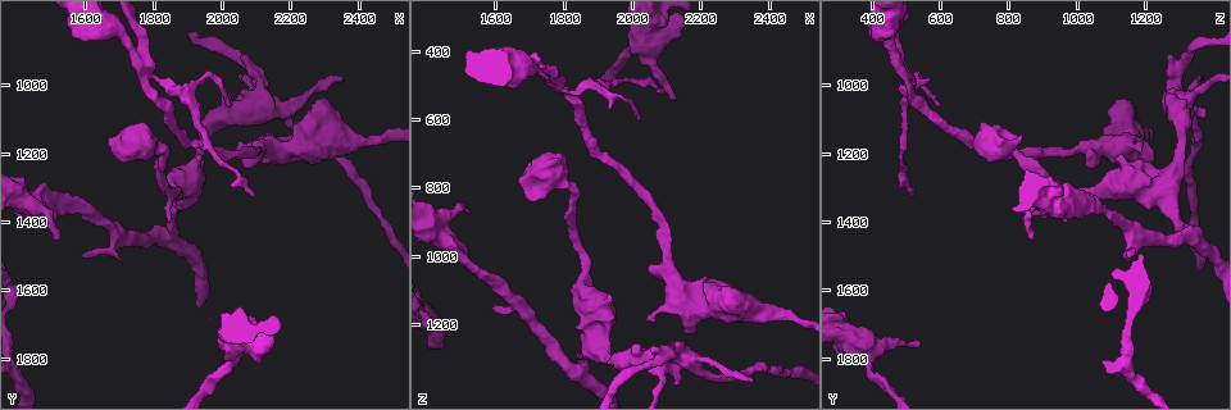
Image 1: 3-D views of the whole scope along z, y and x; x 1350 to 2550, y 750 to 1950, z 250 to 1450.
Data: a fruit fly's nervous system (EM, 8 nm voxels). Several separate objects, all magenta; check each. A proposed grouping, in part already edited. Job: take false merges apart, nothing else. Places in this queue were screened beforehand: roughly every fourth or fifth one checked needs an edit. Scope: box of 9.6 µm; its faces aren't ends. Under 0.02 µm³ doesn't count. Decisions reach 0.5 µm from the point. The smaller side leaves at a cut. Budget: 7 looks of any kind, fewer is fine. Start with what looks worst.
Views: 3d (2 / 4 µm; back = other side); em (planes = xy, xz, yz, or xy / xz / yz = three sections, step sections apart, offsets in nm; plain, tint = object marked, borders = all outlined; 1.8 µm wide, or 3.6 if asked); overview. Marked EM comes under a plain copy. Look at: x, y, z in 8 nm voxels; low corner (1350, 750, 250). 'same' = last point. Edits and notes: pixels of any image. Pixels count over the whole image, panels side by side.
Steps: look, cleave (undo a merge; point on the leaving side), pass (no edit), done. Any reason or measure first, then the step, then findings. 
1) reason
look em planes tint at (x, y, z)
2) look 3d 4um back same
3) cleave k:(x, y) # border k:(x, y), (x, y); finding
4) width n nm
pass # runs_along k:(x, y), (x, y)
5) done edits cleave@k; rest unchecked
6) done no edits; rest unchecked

arms run side by side
look em 3.6um xy step 4 tint at (2040, 1780, 380)

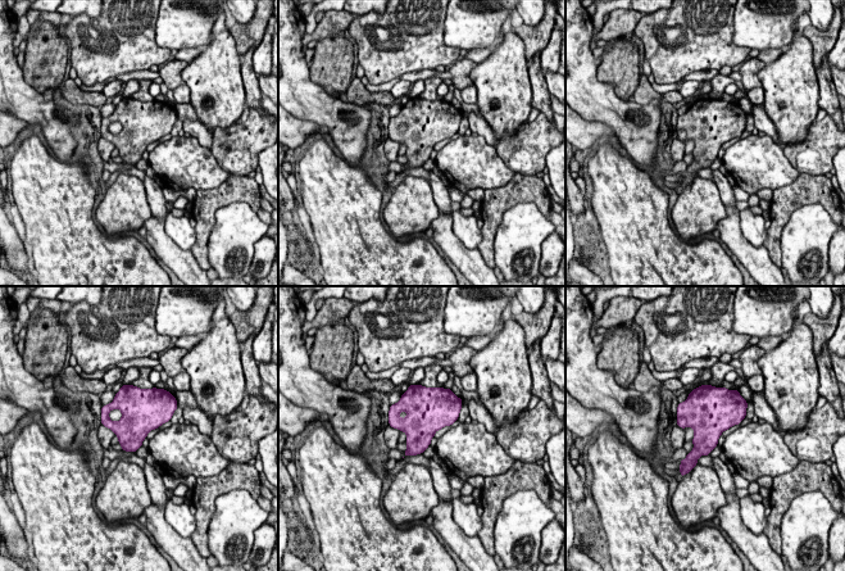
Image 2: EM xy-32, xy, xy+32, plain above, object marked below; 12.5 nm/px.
pass # continuous, no second neuron

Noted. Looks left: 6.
abrupt turn
look em 3.6um planes tint at (1840, 1430, 1340)

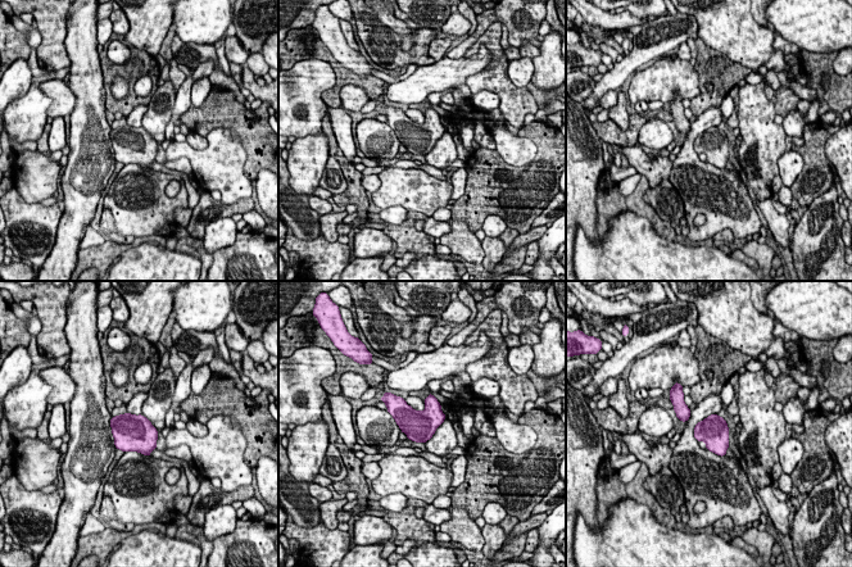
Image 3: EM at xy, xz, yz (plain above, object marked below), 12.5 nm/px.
pass # one neuron here

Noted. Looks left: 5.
a fork
look em xz step 4 tint at (1760, 960, 480)

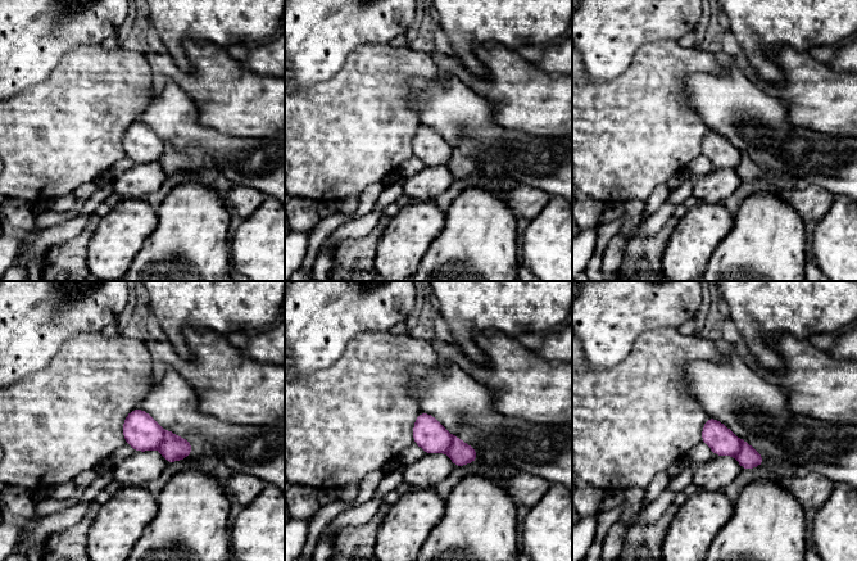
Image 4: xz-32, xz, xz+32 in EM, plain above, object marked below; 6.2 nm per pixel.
width 170 nm
cleave 4:(172, 448) # border 4:(164, 430), (162, 443), (157, 448); two neurons meet here

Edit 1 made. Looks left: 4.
done edits cleave@4; rest unchecked

